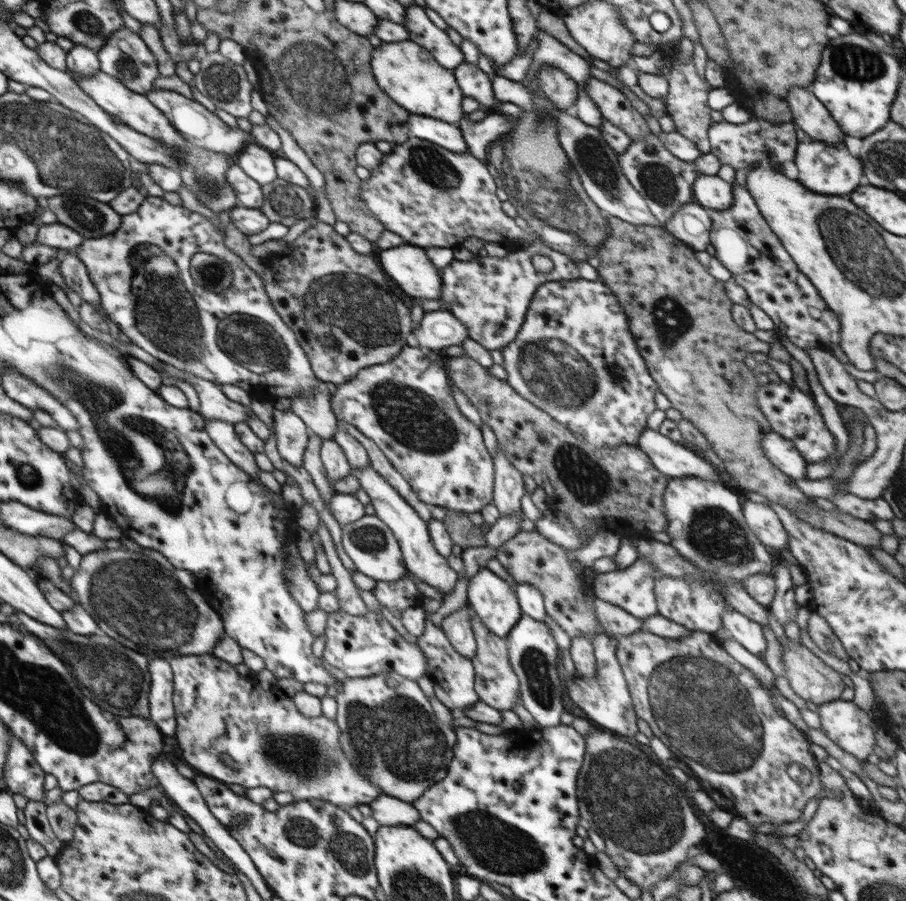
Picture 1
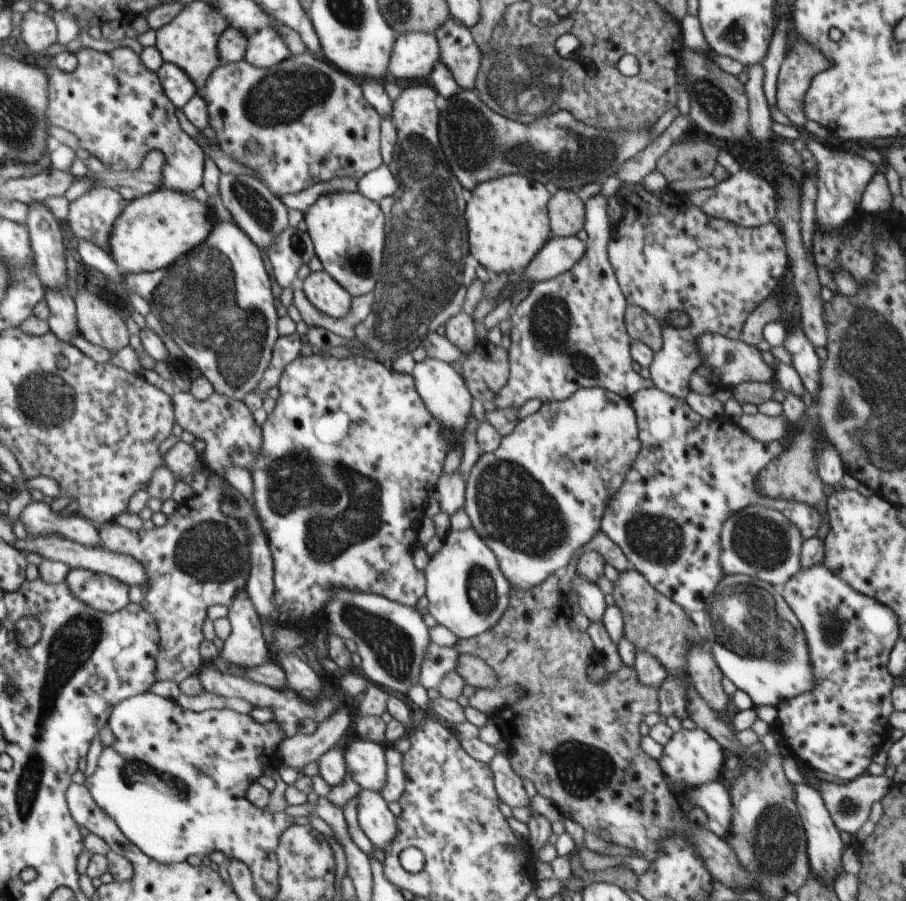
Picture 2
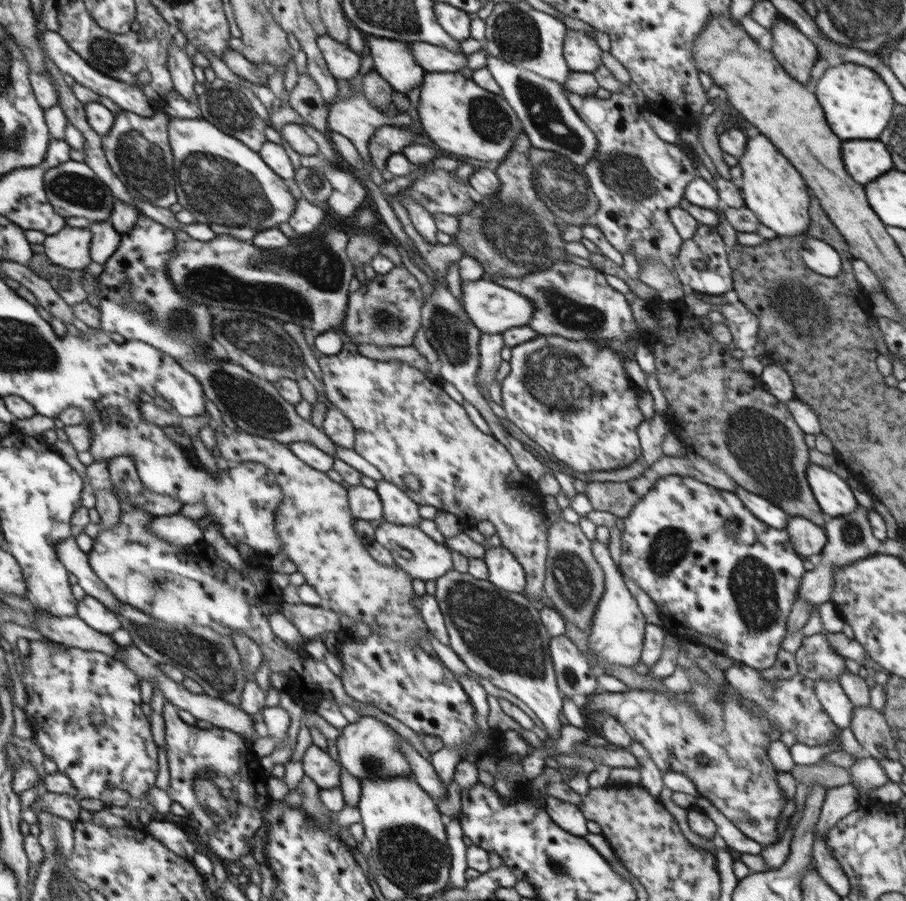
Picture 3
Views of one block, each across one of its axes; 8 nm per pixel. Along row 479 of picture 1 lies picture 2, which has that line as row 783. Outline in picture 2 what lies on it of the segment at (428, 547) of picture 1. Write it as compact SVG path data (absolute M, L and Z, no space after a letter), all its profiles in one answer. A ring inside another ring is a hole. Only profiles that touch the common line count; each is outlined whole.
M364 739L351 740L345 749L347 774L364 790L380 794L386 784L385 746Z

